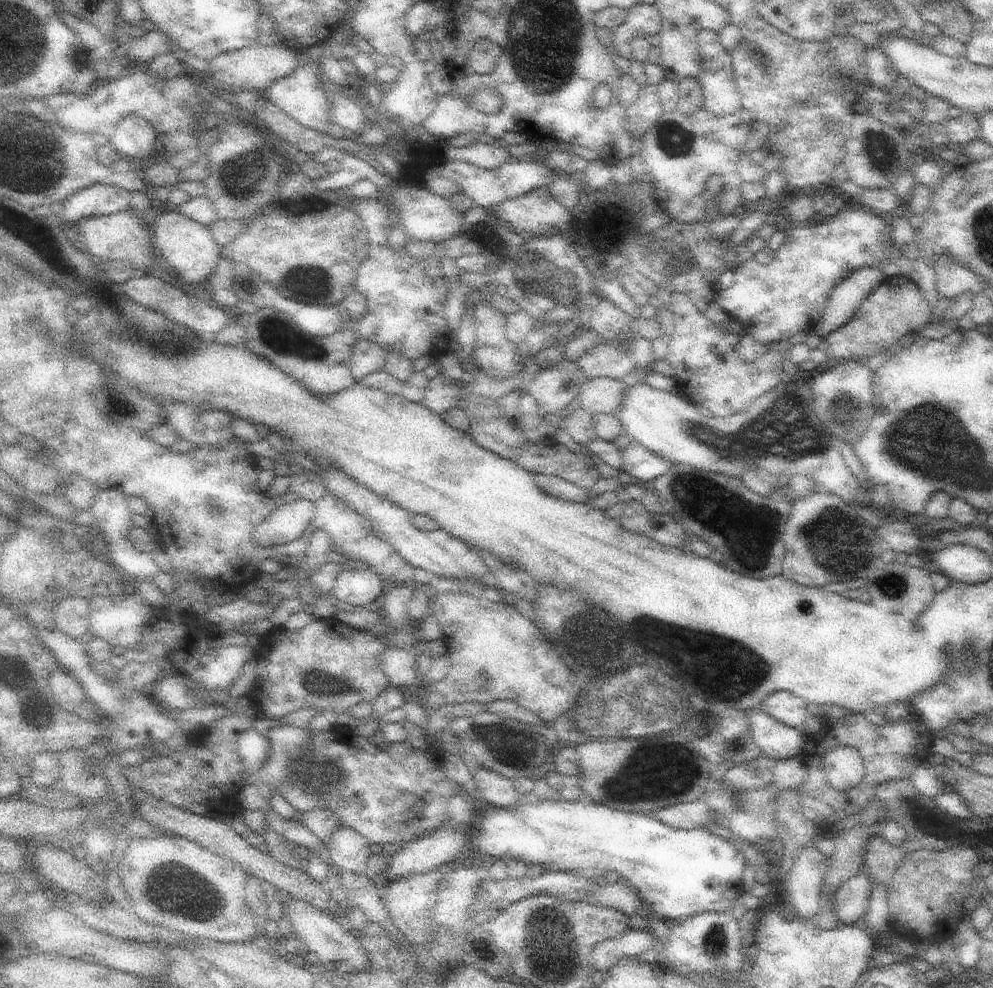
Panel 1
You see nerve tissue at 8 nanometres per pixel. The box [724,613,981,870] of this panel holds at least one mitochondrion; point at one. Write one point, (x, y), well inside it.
(938, 820)

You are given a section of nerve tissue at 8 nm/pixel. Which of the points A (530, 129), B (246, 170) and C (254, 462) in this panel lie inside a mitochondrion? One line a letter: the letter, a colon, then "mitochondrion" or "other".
A: other
B: mitochondrion
C: other

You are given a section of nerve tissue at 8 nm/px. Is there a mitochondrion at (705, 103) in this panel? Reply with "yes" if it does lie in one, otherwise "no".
no

